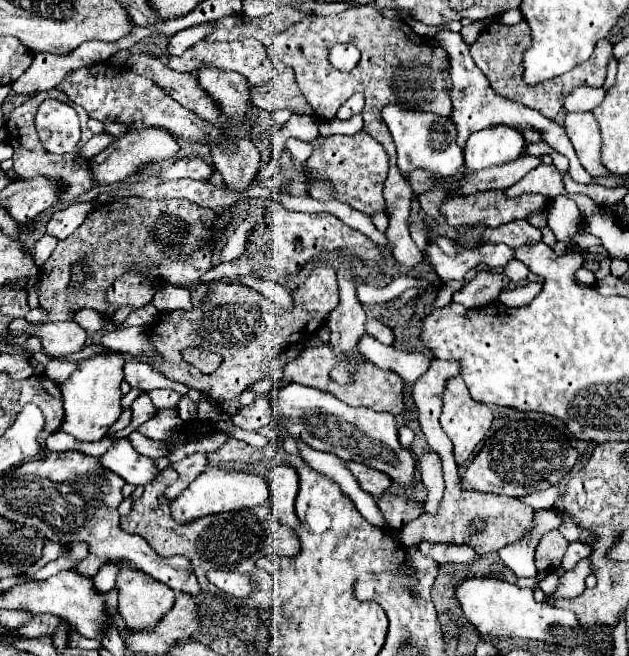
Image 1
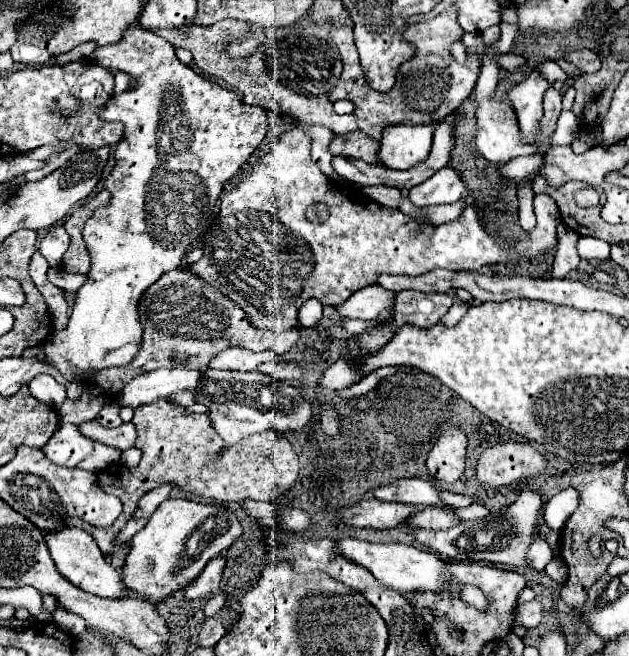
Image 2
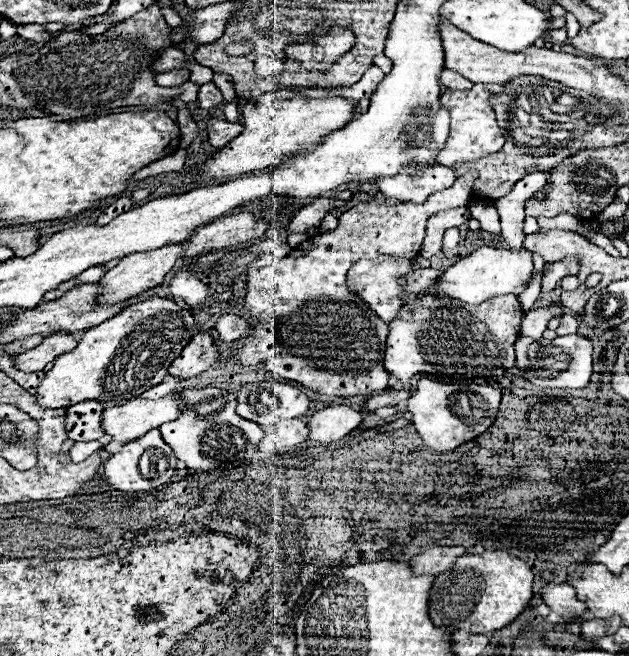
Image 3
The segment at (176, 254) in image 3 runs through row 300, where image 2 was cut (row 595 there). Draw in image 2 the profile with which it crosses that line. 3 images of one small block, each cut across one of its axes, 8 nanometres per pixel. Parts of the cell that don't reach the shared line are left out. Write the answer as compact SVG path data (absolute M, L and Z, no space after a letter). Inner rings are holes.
M60 528L60 532L44 532L44 540L48 544L48 552L58 572L74 586L86 592L94 592L96 596L102 596L102 598L118 598L128 592L120 580L120 572L112 568L112 564L104 558L98 544L88 532L80 528Z

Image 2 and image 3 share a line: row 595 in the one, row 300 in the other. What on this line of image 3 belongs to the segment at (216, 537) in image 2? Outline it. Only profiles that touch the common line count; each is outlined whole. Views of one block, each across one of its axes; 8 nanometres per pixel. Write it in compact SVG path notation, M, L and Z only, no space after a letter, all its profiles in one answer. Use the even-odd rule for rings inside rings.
M150 296L146 300L140 300L136 304L126 306L122 312L118 312L114 318L108 318L106 322L98 324L96 328L86 330L86 334L80 338L78 346L62 354L54 360L54 366L50 372L46 372L44 380L38 386L36 398L40 398L42 406L74 406L84 400L100 400L100 402L126 402L128 398L138 398L144 390L148 390L154 384L160 384L164 376L168 374L168 366L174 362L176 356L180 356L182 348L190 342L190 338L198 332L196 322L192 318L192 312L178 306L174 300Z

